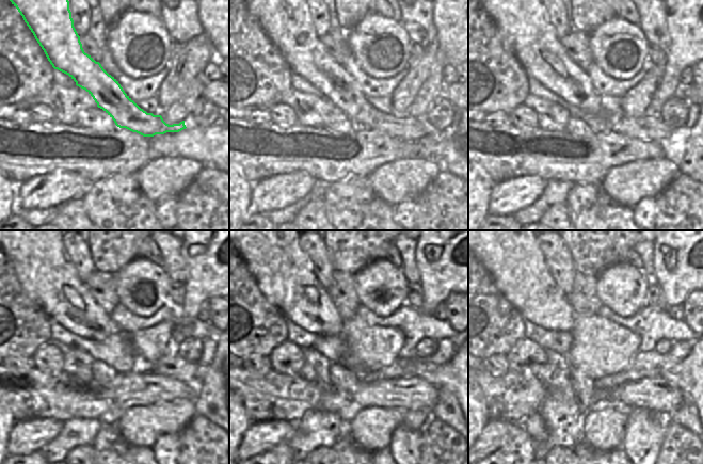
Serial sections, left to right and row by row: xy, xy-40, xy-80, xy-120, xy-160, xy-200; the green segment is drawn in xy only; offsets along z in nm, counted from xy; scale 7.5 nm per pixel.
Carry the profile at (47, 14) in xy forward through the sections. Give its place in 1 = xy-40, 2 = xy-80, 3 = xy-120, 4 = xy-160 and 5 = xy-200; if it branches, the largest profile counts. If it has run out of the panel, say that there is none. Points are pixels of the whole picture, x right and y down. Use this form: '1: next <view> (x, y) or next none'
1: next xy-40 (283, 14)
2: next xy-80 (522, 19)
3: next xy-120 (47, 275)
4: next xy-160 (283, 271)
5: next xy-200 (509, 252)

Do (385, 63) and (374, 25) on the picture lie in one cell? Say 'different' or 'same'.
same

